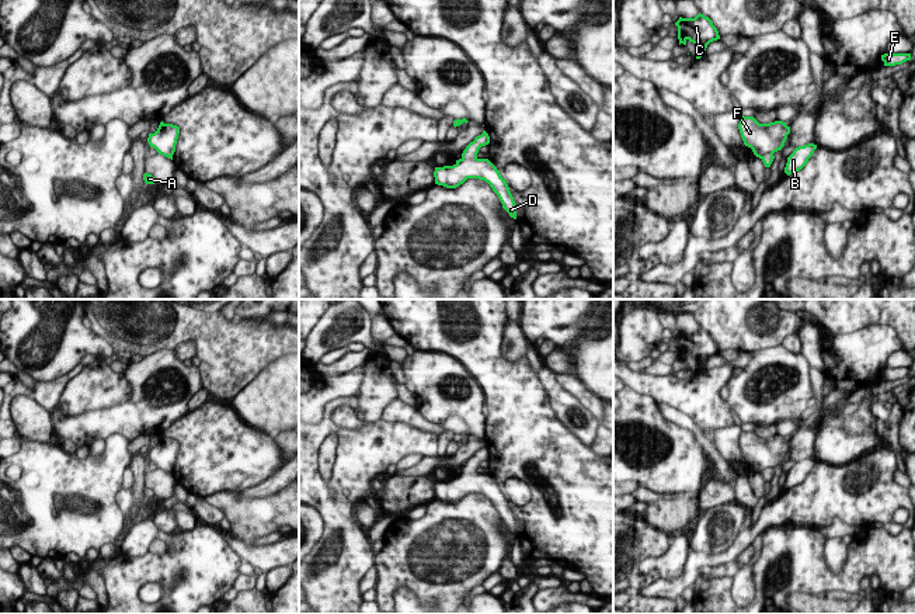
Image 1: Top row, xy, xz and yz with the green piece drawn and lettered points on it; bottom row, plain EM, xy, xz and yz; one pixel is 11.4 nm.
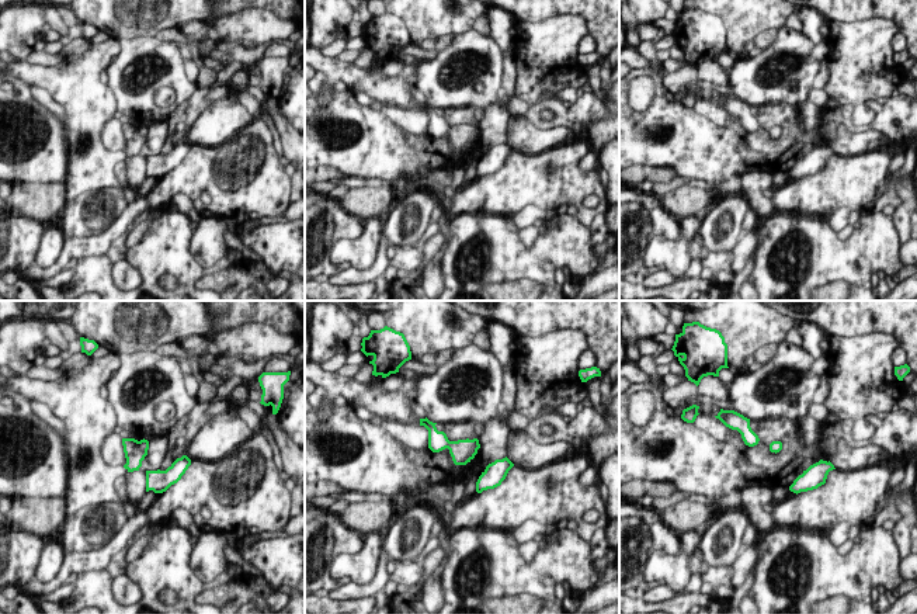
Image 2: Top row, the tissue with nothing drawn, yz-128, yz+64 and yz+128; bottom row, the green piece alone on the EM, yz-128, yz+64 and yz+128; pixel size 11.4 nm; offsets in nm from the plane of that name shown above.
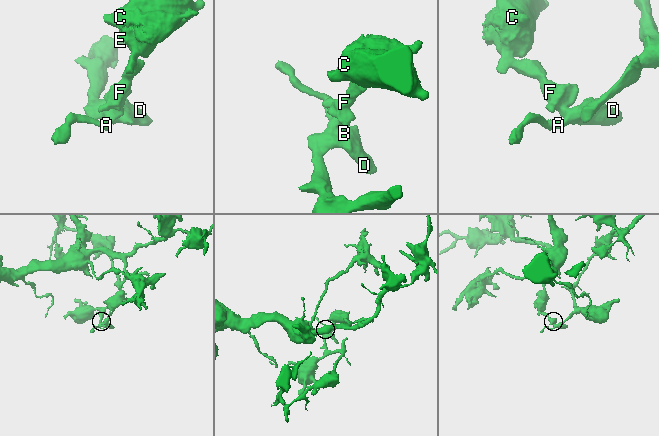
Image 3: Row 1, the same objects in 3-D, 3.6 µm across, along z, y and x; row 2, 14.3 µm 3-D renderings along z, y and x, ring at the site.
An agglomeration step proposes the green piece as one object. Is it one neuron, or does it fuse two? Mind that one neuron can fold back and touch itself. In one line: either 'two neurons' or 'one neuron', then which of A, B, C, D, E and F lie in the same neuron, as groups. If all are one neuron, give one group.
two neurons; groups A B D E / C F

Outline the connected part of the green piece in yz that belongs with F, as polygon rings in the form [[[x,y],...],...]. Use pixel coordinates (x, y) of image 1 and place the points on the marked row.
[[[741,115],[738,129],[744,145],[751,148],[756,157],[782,150],[790,126],[783,121],[759,124],[754,117]]]

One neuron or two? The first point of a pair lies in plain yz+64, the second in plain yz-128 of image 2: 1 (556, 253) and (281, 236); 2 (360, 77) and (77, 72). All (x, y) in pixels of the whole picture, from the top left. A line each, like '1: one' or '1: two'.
1: one
2: one

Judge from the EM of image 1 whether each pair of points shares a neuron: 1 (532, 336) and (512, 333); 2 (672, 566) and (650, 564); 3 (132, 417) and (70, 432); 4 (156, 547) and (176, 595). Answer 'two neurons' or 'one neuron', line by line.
1: two neurons
2: one neuron
3: one neuron
4: two neurons

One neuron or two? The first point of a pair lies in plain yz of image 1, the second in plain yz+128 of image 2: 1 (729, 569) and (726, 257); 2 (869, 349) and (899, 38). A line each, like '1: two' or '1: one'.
1: one
2: two

